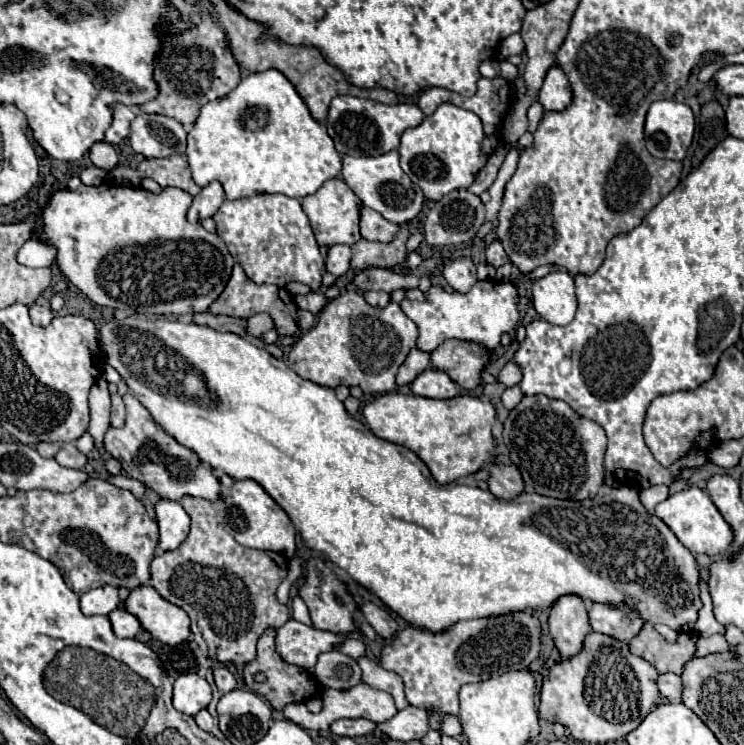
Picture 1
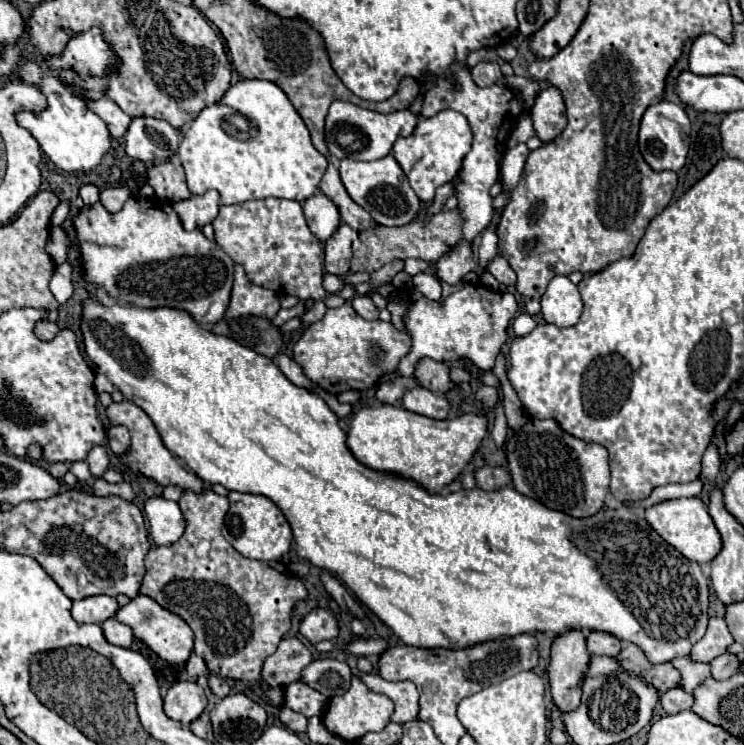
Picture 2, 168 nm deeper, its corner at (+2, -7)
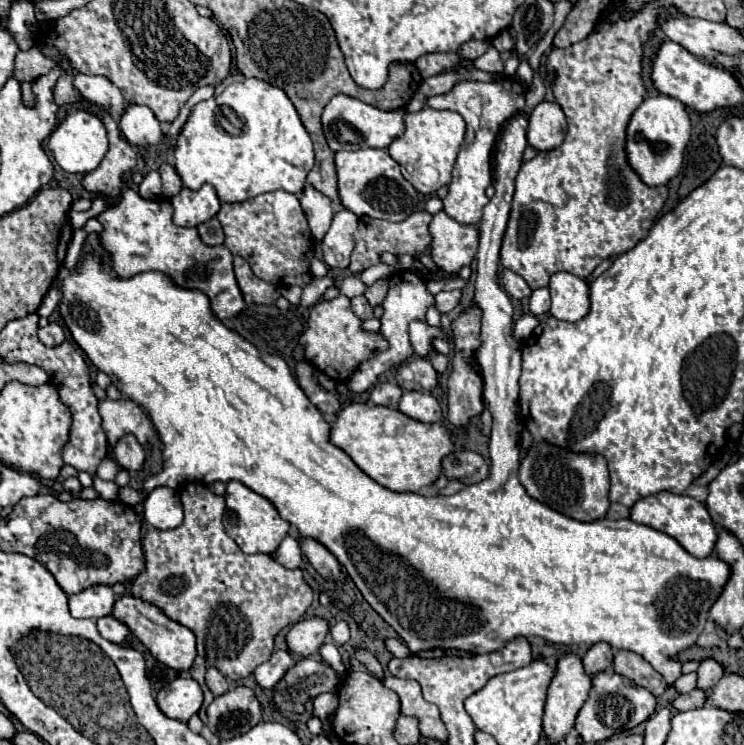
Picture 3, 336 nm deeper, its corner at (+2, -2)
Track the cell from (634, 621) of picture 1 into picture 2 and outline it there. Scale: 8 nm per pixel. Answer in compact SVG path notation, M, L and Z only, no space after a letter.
M589 632L587 648L589 648L589 654L595 654L595 656L617 656L623 644L615 640L615 636L607 636L605 632Z

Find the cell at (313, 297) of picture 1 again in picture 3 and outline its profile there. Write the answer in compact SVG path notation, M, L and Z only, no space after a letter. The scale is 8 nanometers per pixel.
M351 275L351 277L343 279L343 281L337 285L337 289L339 289L339 293L343 293L343 295L347 295L347 297L351 299L351 297L363 295L365 289L367 289L367 285L363 285L355 275Z

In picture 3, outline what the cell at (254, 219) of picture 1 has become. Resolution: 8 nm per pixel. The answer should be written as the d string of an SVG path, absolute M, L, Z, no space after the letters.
M279 189L241 203L221 203L217 219L225 233L223 245L233 255L243 257L259 279L277 287L309 285L313 279L311 259L315 255L315 243L307 225L307 217L293 193Z

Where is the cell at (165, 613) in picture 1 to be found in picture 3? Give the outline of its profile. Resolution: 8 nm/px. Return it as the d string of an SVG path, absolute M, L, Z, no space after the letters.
M123 595L115 601L113 605L113 613L111 613L115 619L119 619L121 623L125 623L129 627L129 631L151 651L151 655L161 661L163 665L167 667L173 667L173 669L179 669L179 671L185 671L191 667L197 651L195 651L195 635L191 629L183 627L181 623L169 619L159 607L155 607L153 603L149 601L143 601L139 597L133 597L133 595Z

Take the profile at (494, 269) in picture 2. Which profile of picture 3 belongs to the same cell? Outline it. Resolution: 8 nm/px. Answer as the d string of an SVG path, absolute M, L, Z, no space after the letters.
M501 269L501 285L515 299L523 299L523 297L531 295L531 289L525 283L525 279L521 275L509 271L509 269Z

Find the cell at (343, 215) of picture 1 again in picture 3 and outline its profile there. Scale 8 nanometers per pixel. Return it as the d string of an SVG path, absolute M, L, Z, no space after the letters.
M309 183L305 185L303 193L299 195L299 201L301 201L301 207L303 207L305 215L307 215L307 221L309 221L313 237L317 241L321 241L323 235L327 233L327 229L331 227L333 203L323 193L313 189Z

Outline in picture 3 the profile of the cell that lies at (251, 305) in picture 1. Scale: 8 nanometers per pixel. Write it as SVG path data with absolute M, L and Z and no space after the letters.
M235 257L235 277L239 283L239 289L243 293L243 299L247 305L257 303L257 305L273 305L281 293L277 291L277 287L273 287L271 283L265 283L261 279L257 279L249 267L249 263L241 257Z

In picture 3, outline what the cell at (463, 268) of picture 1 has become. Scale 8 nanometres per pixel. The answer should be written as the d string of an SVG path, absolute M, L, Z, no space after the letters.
M445 211L437 213L429 227L433 237L431 257L439 269L457 273L461 267L471 265L479 245L479 231L475 227L453 221Z

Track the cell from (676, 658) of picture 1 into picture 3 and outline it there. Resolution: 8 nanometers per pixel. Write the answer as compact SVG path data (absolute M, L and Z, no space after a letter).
M617 651L617 659L613 659L613 671L629 677L637 685L649 689L653 695L661 695L667 689L667 683L663 683L663 675L659 675L641 655L635 655L631 651Z

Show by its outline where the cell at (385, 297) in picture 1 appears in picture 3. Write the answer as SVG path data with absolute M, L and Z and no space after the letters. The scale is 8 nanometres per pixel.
M359 295L359 297L353 297L353 299L351 299L351 309L353 309L353 313L355 313L357 317L361 317L363 321L373 317L373 307L367 303L367 299L365 299L363 295Z

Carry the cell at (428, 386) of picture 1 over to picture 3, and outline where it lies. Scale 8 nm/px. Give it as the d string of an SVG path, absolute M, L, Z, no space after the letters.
M405 391L399 401L399 411L423 423L435 423L441 419L441 407L437 399L431 393L421 391Z

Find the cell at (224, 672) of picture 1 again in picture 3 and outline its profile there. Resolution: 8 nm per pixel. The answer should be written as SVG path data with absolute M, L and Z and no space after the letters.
M209 667L209 669L207 669L205 681L207 681L207 687L213 691L213 695L223 695L223 693L229 689L227 679L225 679L215 667Z

